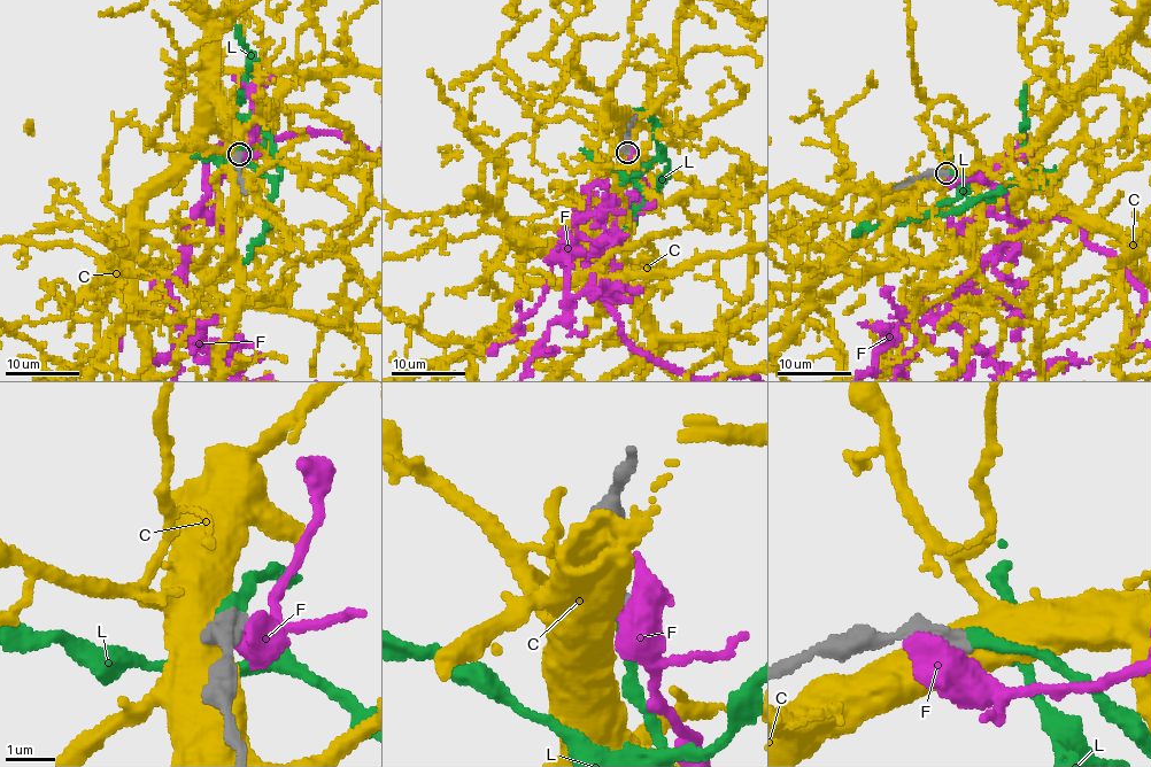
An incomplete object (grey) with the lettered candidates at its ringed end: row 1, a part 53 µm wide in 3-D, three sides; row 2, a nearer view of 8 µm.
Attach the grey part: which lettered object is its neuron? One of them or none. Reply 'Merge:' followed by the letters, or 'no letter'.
Merge: L

